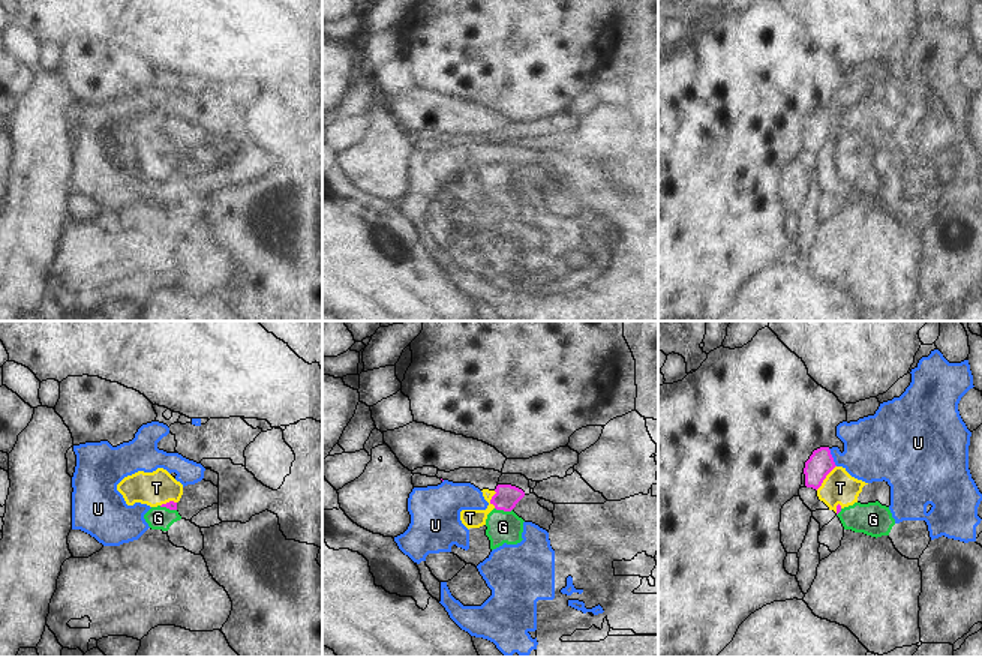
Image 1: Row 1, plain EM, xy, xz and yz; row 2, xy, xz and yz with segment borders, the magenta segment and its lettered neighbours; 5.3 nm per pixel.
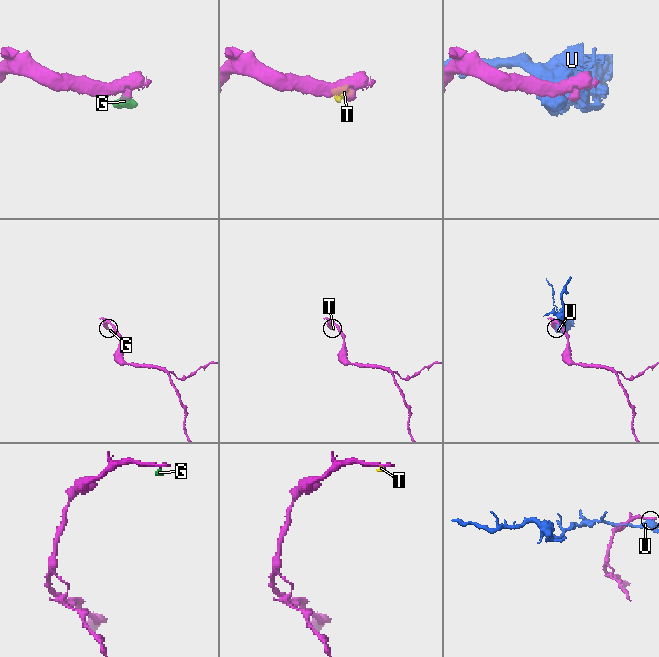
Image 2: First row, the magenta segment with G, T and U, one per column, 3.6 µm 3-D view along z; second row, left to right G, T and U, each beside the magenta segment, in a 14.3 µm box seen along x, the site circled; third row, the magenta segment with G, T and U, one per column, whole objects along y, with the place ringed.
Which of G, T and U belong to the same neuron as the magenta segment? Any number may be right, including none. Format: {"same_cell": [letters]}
{"same_cell": []}

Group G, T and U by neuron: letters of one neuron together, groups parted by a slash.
G T U

